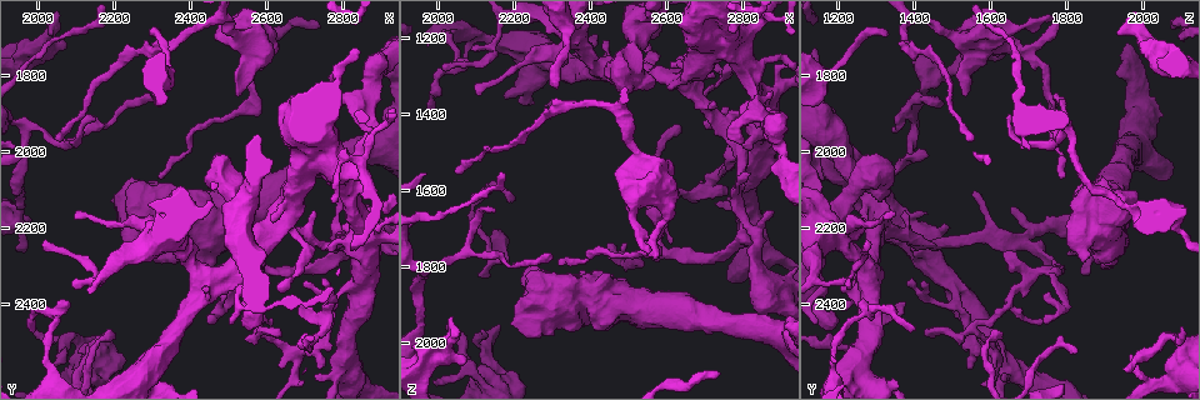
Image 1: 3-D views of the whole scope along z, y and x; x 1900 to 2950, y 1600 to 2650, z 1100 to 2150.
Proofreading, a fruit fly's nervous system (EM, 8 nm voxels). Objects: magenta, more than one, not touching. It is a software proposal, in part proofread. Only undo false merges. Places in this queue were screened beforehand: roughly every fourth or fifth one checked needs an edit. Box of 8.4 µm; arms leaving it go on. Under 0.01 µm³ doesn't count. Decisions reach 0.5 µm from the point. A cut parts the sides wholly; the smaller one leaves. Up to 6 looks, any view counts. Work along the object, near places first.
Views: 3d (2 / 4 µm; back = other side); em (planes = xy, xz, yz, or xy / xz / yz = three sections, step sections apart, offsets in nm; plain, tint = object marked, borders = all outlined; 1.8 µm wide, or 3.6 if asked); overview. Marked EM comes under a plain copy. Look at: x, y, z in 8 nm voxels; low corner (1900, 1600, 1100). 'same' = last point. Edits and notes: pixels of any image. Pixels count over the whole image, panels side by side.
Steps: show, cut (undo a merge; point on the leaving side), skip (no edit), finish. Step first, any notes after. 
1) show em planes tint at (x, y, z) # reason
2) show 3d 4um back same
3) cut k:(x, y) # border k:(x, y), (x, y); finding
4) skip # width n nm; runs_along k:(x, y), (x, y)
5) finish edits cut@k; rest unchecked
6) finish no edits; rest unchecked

show em planes tint at (2795, 2230, 1675) # sharp bend

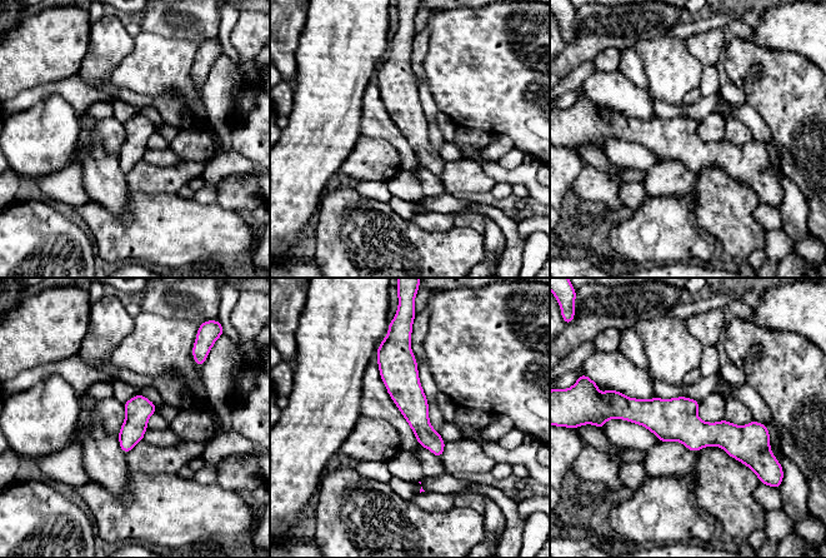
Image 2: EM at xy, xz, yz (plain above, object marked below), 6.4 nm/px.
skip # width 170 nm; runs_along 2:(615, 412), (694, 433), (764, 432); one neuron here

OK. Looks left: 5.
show em planes tint at (2685, 2520, 1605) # abrupt turn

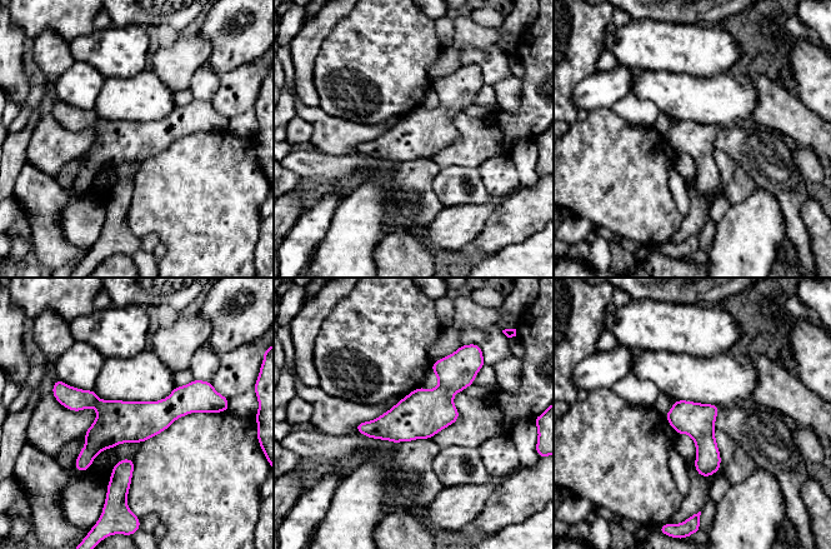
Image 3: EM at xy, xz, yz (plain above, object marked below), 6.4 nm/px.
skip # width 220 nm; continuous, no second neuron

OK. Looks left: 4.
show em 3.6um planes tint at (2810, 2240, 1450) # abrupt turn

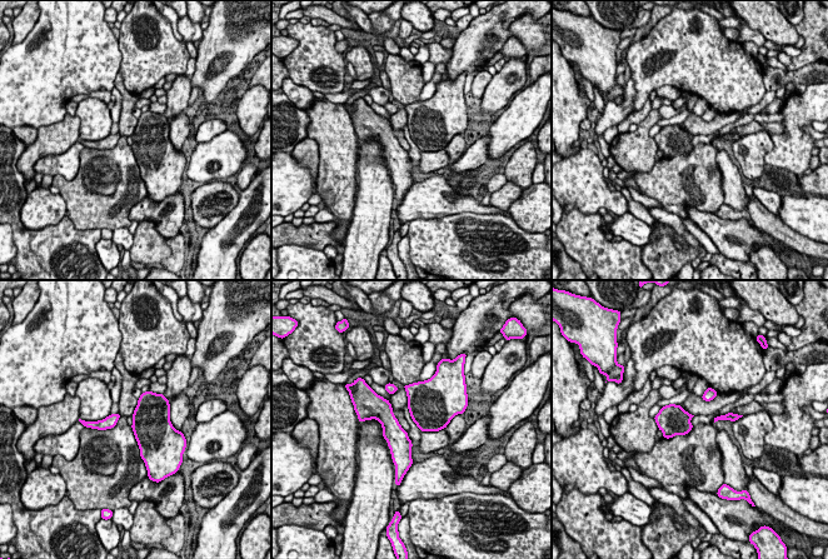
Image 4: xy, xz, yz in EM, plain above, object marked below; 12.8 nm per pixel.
skip # continuous, no second neuron

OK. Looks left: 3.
finish no edits; rest unchecked

